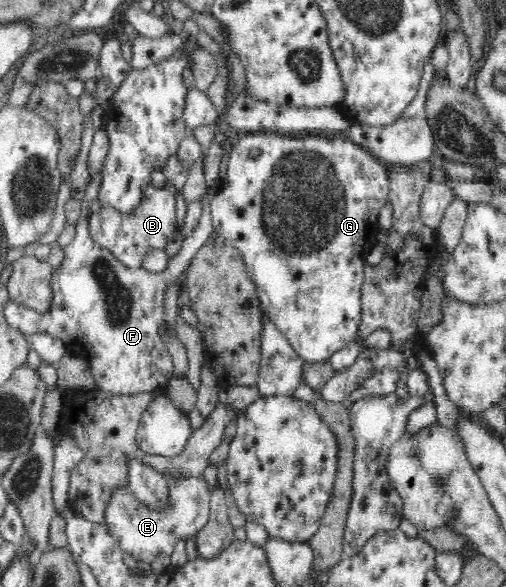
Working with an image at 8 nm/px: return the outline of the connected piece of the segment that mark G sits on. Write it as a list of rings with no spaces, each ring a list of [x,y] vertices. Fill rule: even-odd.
[[[258,132],[258,133],[247,133],[244,137],[240,138],[238,142],[232,148],[230,153],[228,168],[227,168],[227,177],[226,183],[223,186],[223,189],[220,192],[217,192],[214,196],[214,199],[209,204],[211,209],[211,218],[212,218],[212,227],[213,232],[223,241],[227,242],[231,247],[237,248],[239,253],[242,256],[242,262],[245,263],[245,270],[248,272],[248,275],[251,277],[253,282],[255,293],[258,301],[260,302],[262,311],[267,312],[271,321],[277,325],[279,329],[283,332],[283,335],[289,340],[290,345],[298,352],[298,354],[303,358],[304,361],[310,361],[311,363],[323,363],[328,361],[332,354],[344,348],[353,338],[357,338],[357,328],[358,328],[358,313],[360,312],[360,289],[362,282],[364,280],[364,261],[366,256],[369,254],[369,251],[376,244],[377,230],[379,229],[377,219],[379,216],[379,210],[381,207],[390,200],[390,186],[389,181],[387,180],[387,170],[386,164],[379,159],[379,156],[376,156],[375,152],[372,152],[371,148],[368,148],[368,145],[357,144],[347,137],[345,132],[320,132],[320,133],[310,133],[310,134],[279,134],[273,132]]]

